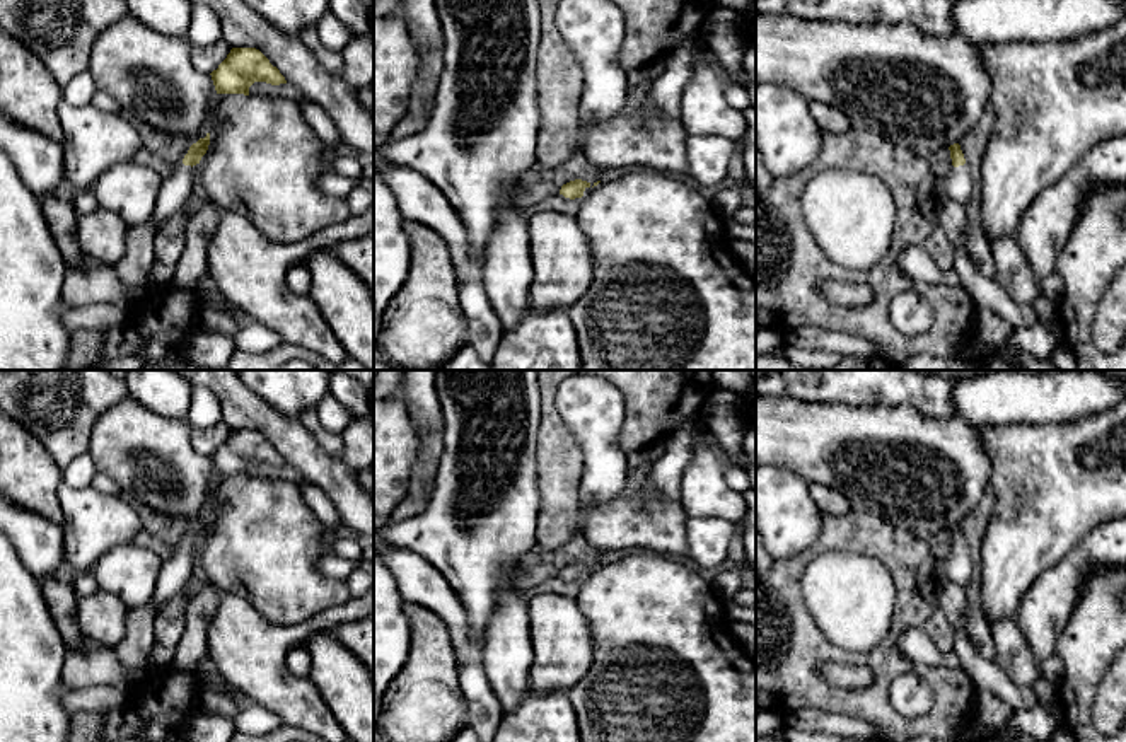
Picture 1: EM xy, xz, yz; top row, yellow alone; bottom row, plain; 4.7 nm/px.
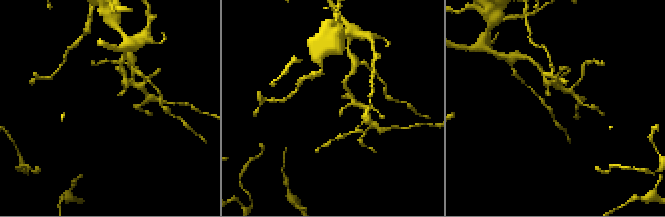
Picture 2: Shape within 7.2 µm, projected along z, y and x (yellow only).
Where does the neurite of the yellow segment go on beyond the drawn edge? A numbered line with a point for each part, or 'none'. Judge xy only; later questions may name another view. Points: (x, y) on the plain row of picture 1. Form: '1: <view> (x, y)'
1: xy (133, 650)

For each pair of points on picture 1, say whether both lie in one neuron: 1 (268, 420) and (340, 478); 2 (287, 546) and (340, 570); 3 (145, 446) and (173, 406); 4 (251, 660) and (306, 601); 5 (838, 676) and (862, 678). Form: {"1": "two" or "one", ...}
{"1": "one", "2": "two", "3": "two", "4": "two", "5": "one"}

